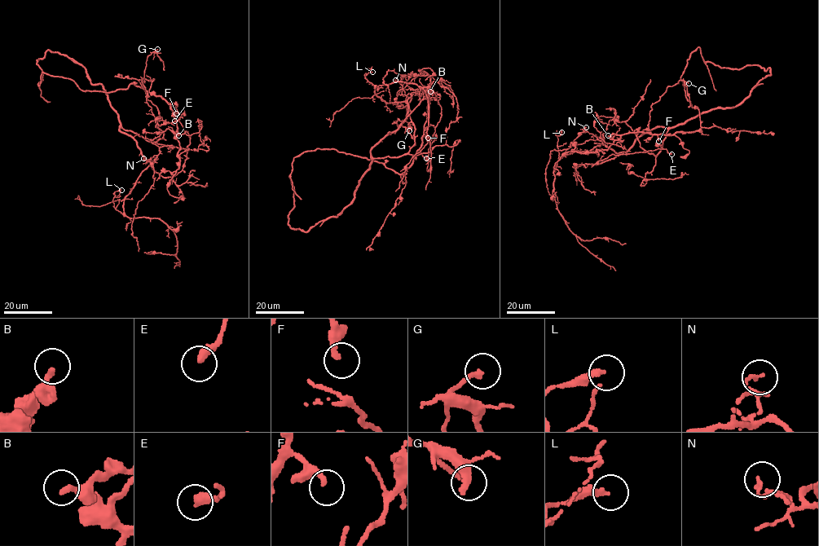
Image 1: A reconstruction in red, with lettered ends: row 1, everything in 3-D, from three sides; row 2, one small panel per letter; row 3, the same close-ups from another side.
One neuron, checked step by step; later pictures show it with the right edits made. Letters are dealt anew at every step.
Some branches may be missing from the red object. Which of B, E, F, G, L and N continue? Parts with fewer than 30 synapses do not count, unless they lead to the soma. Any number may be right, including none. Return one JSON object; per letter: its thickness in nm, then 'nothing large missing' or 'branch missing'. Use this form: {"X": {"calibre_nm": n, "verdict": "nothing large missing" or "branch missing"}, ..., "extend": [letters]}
{"B": {"calibre_nm": 280, "verdict": "branch missing"}, "E": {"calibre_nm": 400, "verdict": "nothing large missing"}, "F": {"calibre_nm": 280, "verdict": "branch missing"}, "G": {"calibre_nm": 200, "verdict": "nothing large missing"}, "L": {"calibre_nm": 240, "verdict": "nothing large missing"}, "N": {"calibre_nm": 140, "verdict": "nothing large missing"}, "extend": ["B", "F"]}

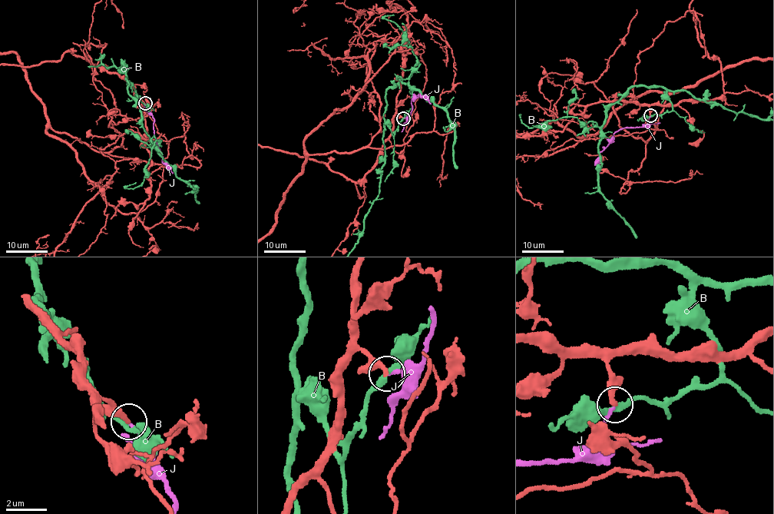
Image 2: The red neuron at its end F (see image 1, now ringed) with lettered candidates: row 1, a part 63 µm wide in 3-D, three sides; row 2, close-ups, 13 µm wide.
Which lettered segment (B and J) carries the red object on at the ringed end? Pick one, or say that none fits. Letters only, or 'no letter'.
J

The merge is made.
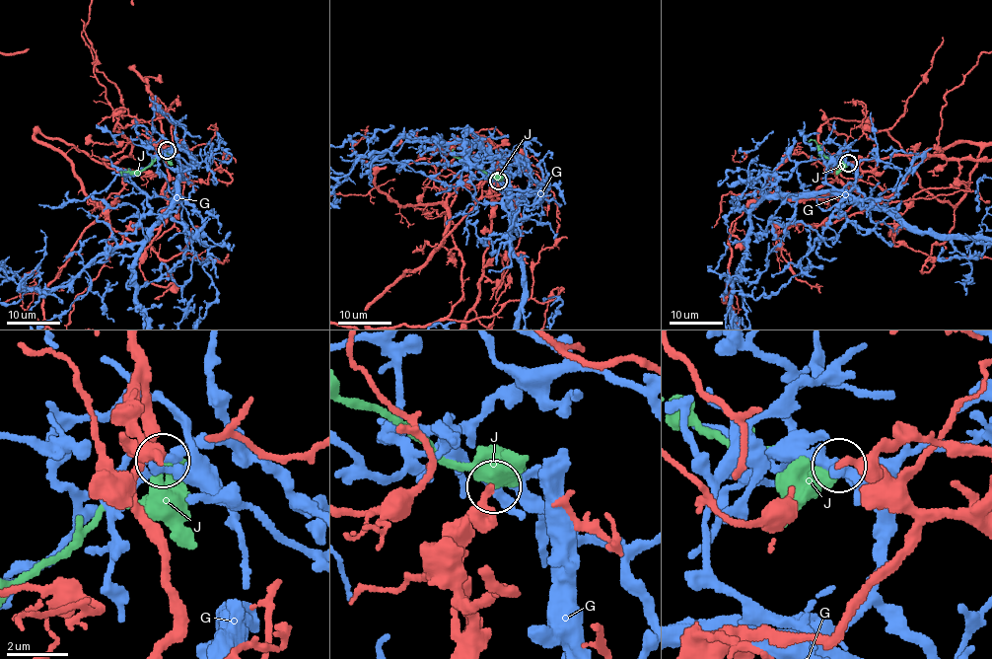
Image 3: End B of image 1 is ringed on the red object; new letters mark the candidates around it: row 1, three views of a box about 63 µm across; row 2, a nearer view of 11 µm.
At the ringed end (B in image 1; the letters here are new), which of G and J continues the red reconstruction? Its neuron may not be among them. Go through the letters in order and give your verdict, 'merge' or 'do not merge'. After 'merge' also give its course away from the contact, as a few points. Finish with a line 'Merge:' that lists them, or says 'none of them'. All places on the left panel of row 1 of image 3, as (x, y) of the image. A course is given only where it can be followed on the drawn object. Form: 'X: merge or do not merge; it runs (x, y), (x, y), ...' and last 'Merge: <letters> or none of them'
G: do not merge
J: merge; it runs (166, 149), (164, 156), (144, 169), (120, 172), (121, 176)
Merge: J

